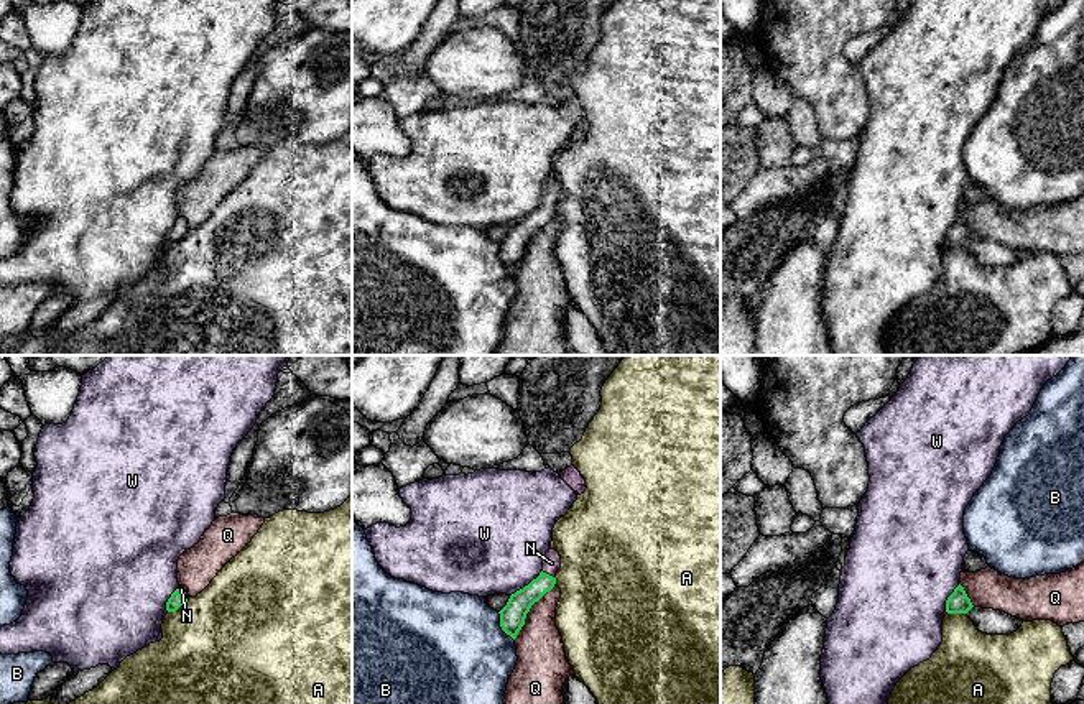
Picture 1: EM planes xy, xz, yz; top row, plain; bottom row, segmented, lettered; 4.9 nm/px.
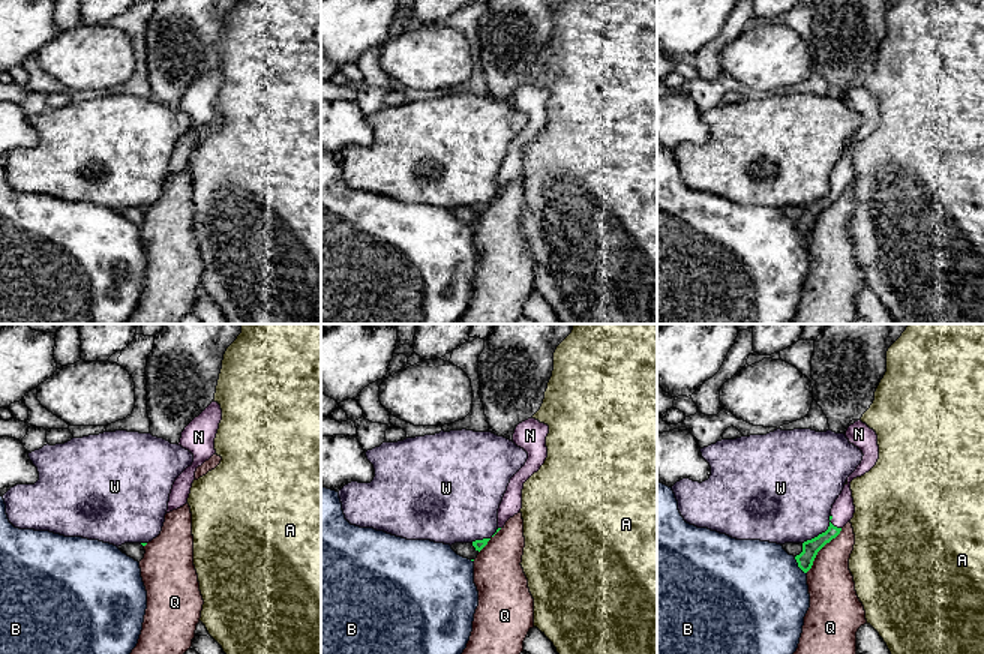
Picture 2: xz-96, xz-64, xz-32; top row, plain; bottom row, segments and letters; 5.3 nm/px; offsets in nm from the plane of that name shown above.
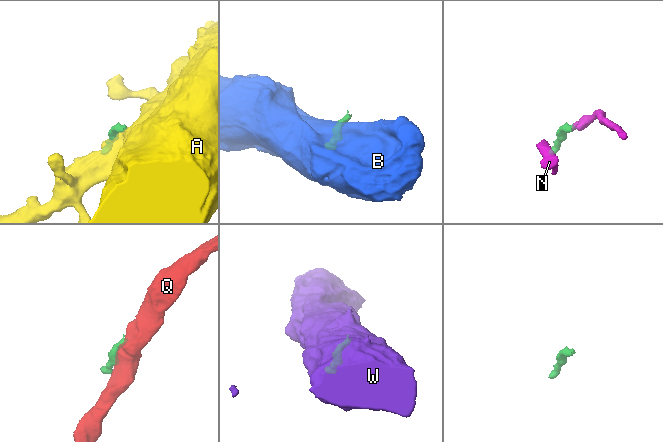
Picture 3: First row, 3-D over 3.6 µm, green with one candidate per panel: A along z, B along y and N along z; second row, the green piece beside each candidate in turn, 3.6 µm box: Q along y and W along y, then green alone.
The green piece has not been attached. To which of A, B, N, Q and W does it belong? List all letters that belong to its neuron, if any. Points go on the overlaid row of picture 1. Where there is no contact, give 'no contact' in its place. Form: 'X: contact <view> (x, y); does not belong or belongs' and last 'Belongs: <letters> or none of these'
A: contact yz (958, 612); does not belong
B: contact xz (500, 625); does not belong
N: contact xz (548, 574); belongs
Q: contact xz (528, 611); does not belong
W: contact xz (525, 586); does not belong
Belongs: N

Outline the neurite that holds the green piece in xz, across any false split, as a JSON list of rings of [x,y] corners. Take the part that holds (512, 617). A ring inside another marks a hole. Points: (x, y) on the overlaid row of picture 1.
[[[549,548],[546,551],[540,576],[523,589],[512,594],[507,605],[498,612],[502,630],[513,640],[525,625],[525,618],[531,605],[554,587],[556,584],[554,576],[559,567],[561,567],[561,556],[556,549]]]

